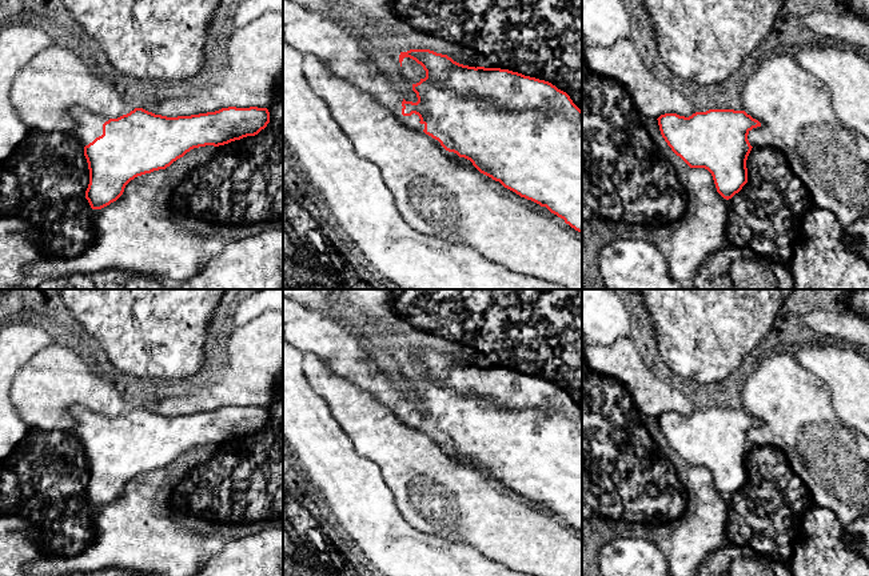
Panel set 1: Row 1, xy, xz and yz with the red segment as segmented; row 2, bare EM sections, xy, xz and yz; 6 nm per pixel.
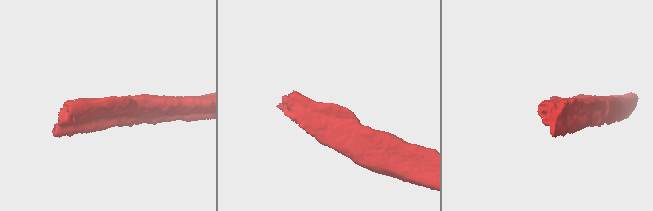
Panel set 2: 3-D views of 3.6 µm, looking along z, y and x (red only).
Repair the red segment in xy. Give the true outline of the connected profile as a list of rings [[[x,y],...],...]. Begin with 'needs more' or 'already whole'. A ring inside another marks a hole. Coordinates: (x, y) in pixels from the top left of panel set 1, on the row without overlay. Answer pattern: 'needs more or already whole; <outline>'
needs more; [[[81,405],[68,409],[75,421],[71,431],[84,445],[89,468],[85,497],[92,508],[101,508],[116,500],[125,484],[137,475],[166,468],[194,447],[224,444],[247,435],[255,435],[270,421],[267,407],[228,405],[215,411],[167,416],[143,407],[135,407],[117,417],[97,415]]]

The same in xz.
needs more; [[[283,296],[283,335],[303,353],[315,355],[335,375],[371,393],[411,428],[422,429],[438,439],[446,449],[470,459],[481,472],[499,480],[521,496],[546,505],[582,532],[582,409],[566,391],[549,380],[509,368],[469,365],[430,348],[410,348],[391,355],[399,357],[400,365],[403,357],[410,356],[426,369],[426,376],[412,383],[412,389],[418,396],[418,400],[412,401],[402,389],[394,387],[386,373],[370,359],[362,344],[367,335],[355,324],[334,320],[323,312],[310,309]]]

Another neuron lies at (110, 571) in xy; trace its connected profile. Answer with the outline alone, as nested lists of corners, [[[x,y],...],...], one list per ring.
[[[107,568],[101,571],[95,571],[95,572],[73,572],[73,573],[61,575],[61,576],[151,576],[151,575],[128,572],[119,568]]]

